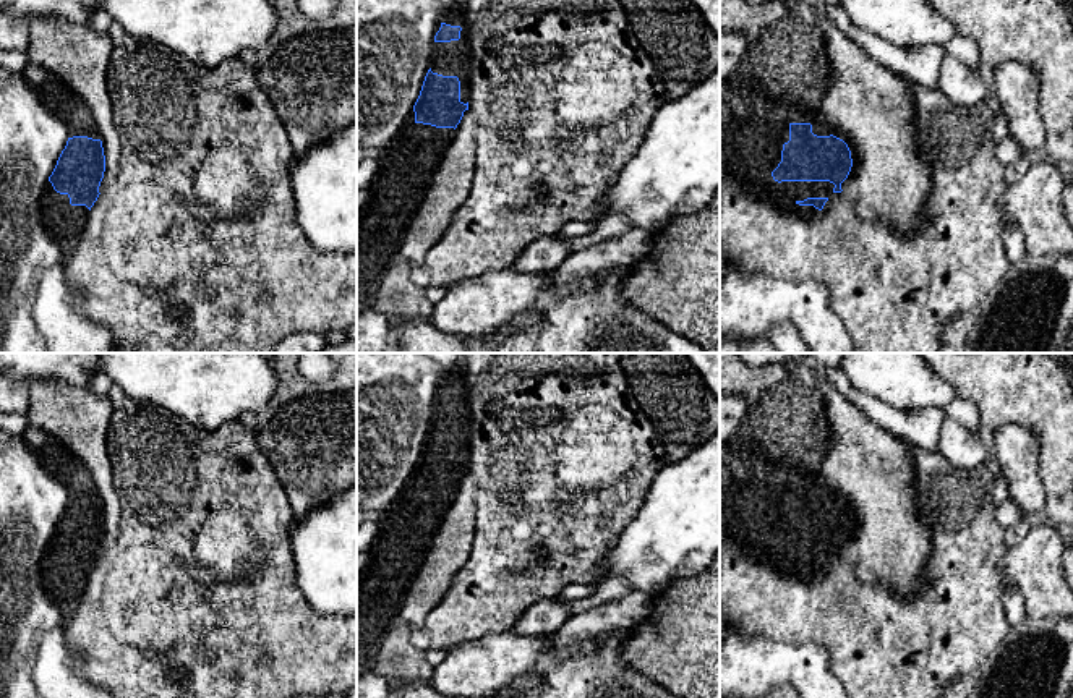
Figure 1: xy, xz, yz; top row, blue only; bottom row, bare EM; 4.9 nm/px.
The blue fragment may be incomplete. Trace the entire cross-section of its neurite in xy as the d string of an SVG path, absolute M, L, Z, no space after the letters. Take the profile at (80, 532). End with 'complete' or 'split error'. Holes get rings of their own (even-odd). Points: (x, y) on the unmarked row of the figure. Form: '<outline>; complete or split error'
M29 426L21 437L68 492L66 509L41 560L41 580L57 607L70 614L78 607L100 557L105 534L102 499L83 460L52 434Z; split error

